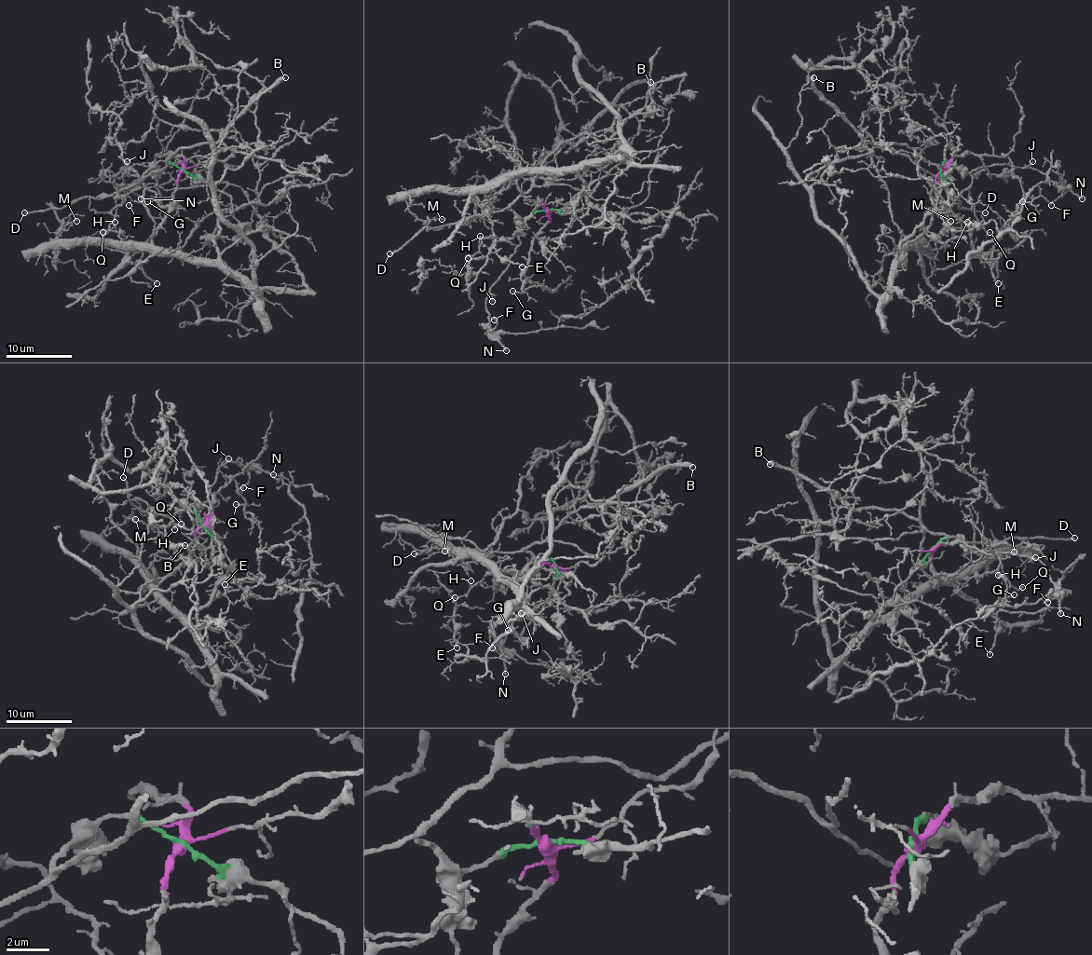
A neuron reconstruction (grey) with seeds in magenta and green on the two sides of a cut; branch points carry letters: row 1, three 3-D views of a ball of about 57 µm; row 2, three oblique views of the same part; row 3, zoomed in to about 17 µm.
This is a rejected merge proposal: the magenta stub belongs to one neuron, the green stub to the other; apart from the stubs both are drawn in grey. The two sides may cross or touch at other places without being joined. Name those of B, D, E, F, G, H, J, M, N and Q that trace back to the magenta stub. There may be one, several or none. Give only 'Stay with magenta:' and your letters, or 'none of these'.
Stay with magenta: E, G, H, M, Q

